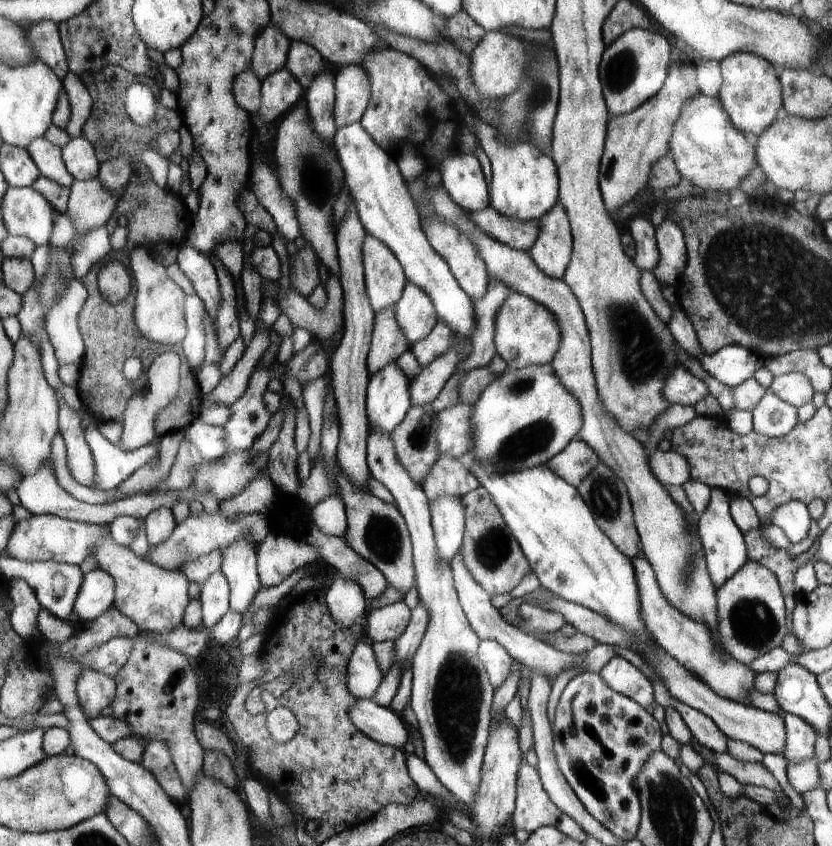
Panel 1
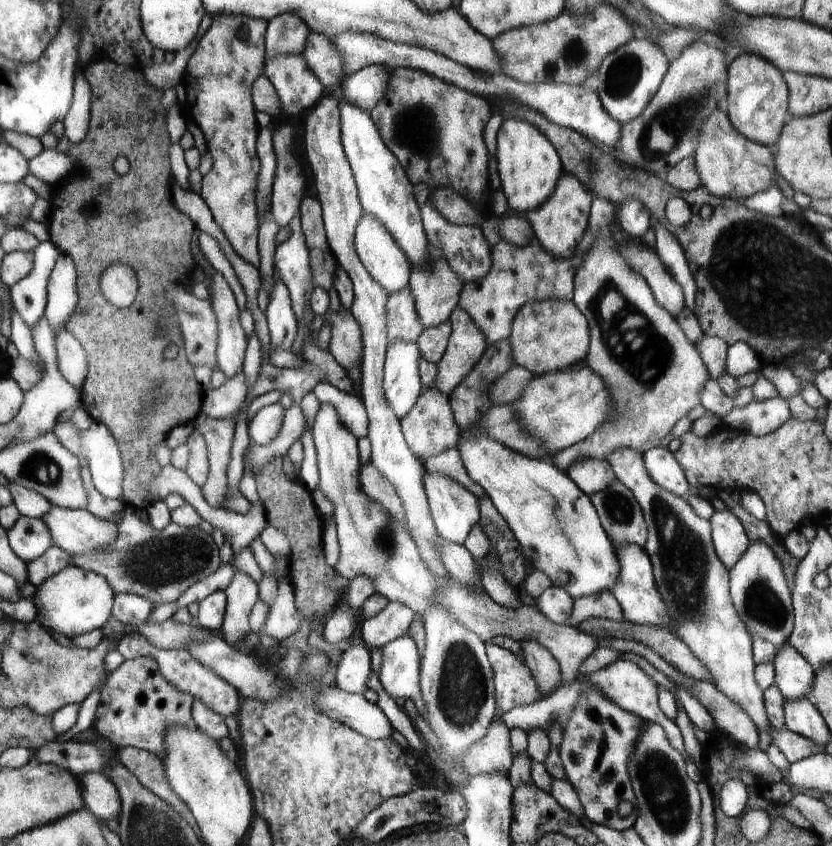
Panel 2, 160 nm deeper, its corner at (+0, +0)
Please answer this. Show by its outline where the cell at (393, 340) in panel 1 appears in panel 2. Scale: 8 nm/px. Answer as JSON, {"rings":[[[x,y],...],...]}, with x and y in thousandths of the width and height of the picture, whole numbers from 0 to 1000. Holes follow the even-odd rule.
{"rings":[[[481,343],[464,355],[464,397],[466,410],[471,404],[501,404],[505,395],[511,390],[500,362],[495,343]]]}

